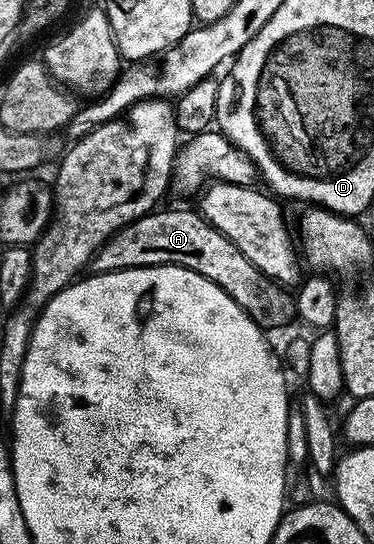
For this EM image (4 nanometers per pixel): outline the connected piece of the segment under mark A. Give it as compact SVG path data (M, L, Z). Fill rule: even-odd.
M169 208L166 212L154 210L147 216L140 216L138 220L133 220L125 228L118 230L107 243L97 251L91 265L94 273L115 272L119 268L154 268L164 264L174 264L183 266L187 270L195 270L195 274L203 274L215 286L219 286L229 297L239 305L247 315L256 322L263 330L269 328L285 328L289 323L294 323L297 315L297 305L292 291L286 290L277 281L269 279L256 268L249 259L211 222L207 222L200 211L189 208Z

